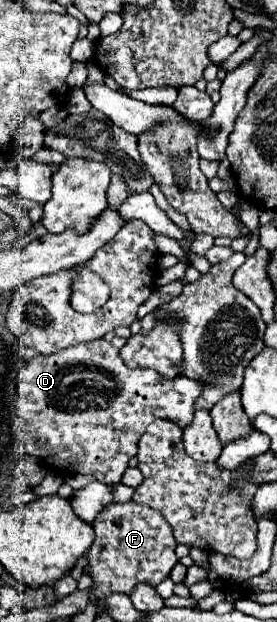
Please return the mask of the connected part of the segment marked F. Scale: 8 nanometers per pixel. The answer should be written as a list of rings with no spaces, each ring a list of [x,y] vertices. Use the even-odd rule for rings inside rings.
[[[137,502],[111,504],[95,518],[95,522],[91,522],[91,526],[95,530],[95,540],[87,552],[85,572],[93,580],[95,598],[105,598],[115,592],[131,594],[141,582],[157,586],[177,564],[173,530],[167,520],[149,506]]]

